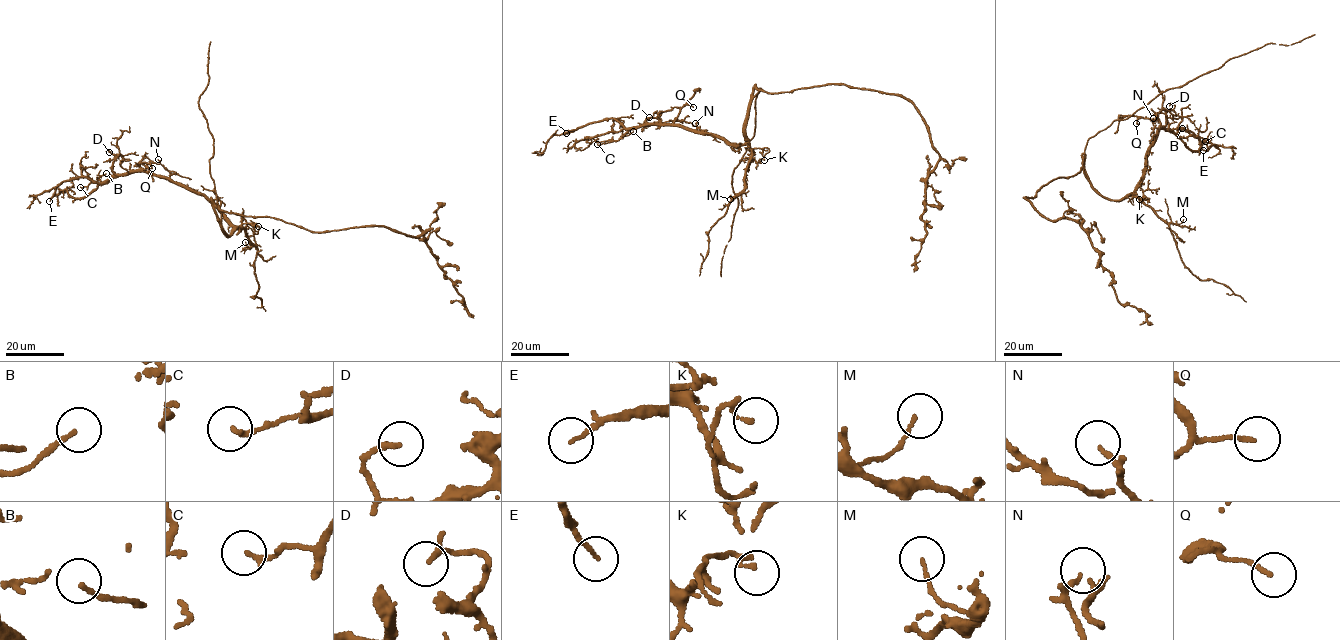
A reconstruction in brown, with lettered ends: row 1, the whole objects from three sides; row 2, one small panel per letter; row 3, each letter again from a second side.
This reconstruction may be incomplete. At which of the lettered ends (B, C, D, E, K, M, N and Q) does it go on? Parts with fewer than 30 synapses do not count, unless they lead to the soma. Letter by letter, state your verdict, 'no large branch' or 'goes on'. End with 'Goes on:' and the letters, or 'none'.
B: no large branch
C: no large branch
D: no large branch
E: goes on
K: no large branch
M: no large branch
N: no large branch
Q: no large branch
Goes on: E

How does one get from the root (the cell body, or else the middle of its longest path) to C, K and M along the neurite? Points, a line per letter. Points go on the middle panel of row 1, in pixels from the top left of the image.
C: (782, 92), (759, 90), (753, 97), (743, 144), (677, 126), (645, 125), (597, 144)
K: (782, 92), (759, 90), (750, 105), (745, 127), (748, 148), (756, 162), (764, 160)
M: (782, 92), (759, 90), (753, 97), (745, 127), (750, 159), (743, 188), (730, 199)

